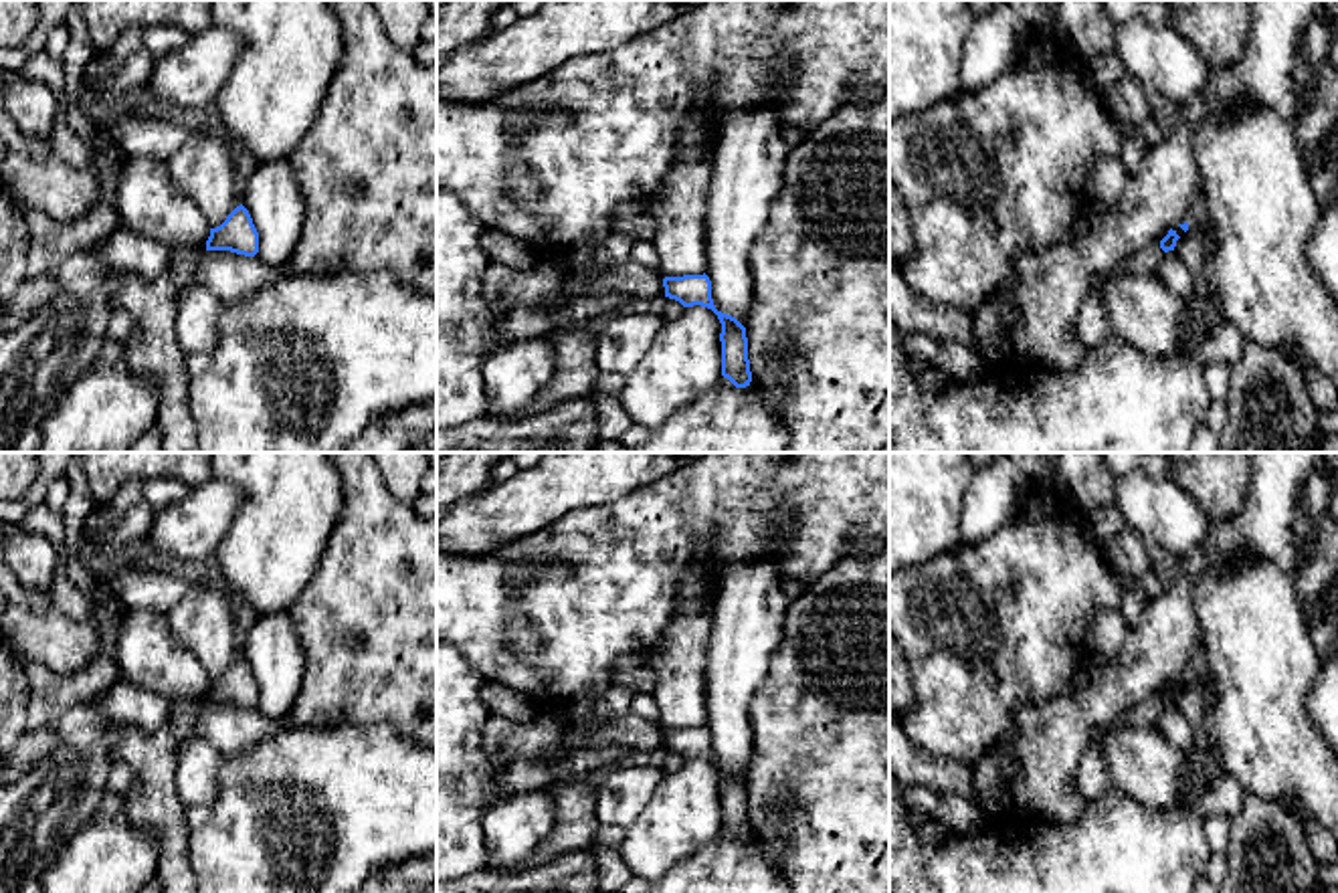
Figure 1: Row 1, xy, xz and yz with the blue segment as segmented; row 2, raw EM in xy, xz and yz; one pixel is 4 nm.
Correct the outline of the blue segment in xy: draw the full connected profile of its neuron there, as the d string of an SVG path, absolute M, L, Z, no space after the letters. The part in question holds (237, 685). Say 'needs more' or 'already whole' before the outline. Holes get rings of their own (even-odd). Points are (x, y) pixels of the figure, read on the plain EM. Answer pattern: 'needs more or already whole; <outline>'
already whole; M243 657L236 659L220 679L210 681L206 703L230 703L245 709L259 705L259 685Z

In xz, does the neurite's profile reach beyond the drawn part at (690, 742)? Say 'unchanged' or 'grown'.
unchanged

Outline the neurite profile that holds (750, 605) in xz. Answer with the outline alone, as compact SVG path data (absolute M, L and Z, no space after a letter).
M748 562L720 574L705 655L707 721L718 764L744 780L754 752L748 707L782 640L790 598L772 562Z

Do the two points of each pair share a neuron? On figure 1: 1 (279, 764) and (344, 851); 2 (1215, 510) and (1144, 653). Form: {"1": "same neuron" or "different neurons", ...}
{"1": "same neuron", "2": "different neurons"}

